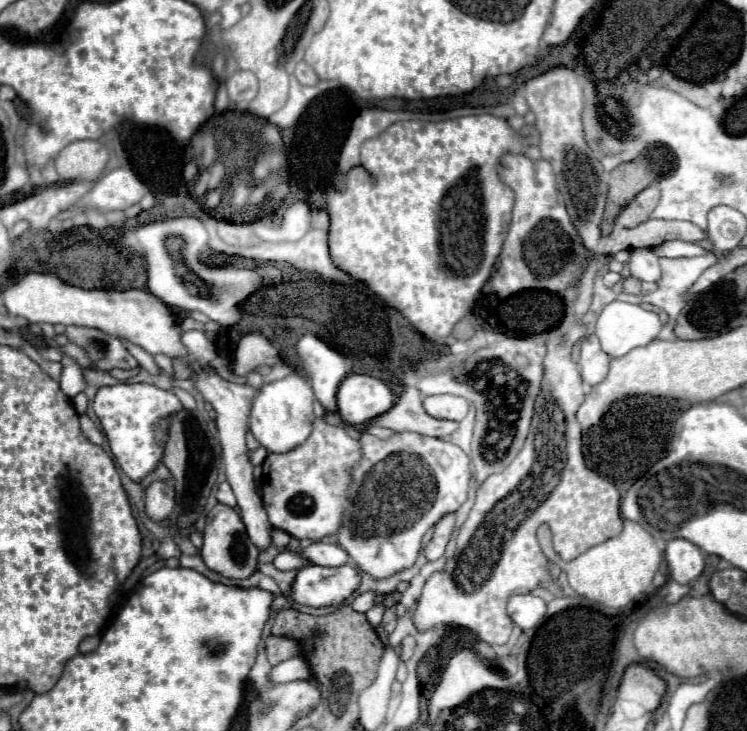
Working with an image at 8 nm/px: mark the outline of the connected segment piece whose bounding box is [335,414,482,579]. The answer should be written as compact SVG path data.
M466 416L458 423L458 428L449 437L439 439L406 431L405 435L395 435L389 441L369 441L367 435L361 435L361 461L359 467L353 469L351 489L355 491L353 499L353 515L351 511L343 515L343 523L335 533L337 545L347 551L355 567L367 573L373 579L387 579L403 569L413 567L419 551L423 535L447 513L455 513L456 525L462 525L474 504L476 490L482 483L477 483L475 467L471 459L471 430L475 430L477 419Z

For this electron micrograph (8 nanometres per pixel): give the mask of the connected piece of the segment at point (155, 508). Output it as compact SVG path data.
M155 481L145 489L145 513L153 521L163 521L169 517L175 505L175 489L171 483Z

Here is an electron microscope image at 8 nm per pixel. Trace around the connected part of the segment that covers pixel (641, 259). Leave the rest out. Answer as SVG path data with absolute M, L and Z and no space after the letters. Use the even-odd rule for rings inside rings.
M649 247L631 249L631 251L629 251L629 263L627 263L627 265L629 265L629 273L631 273L635 279L657 283L659 277L661 277L659 257L657 257Z

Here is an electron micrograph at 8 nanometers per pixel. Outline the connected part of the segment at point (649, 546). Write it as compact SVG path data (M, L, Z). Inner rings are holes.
M625 521L623 533L587 549L569 563L561 563L561 569L567 573L569 585L581 597L603 603L607 607L625 607L651 585L653 575L659 571L661 559L663 551L655 537L639 523Z

